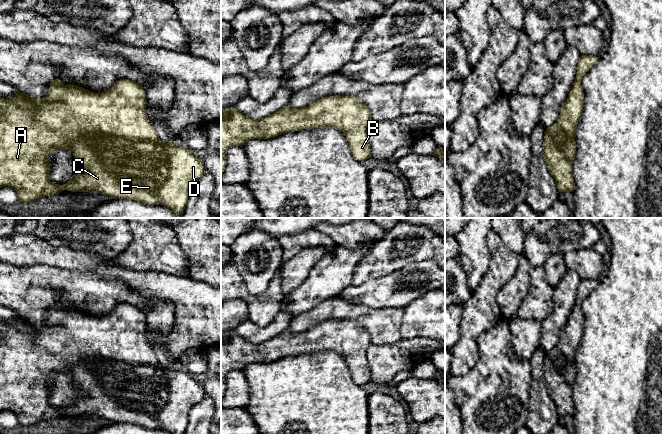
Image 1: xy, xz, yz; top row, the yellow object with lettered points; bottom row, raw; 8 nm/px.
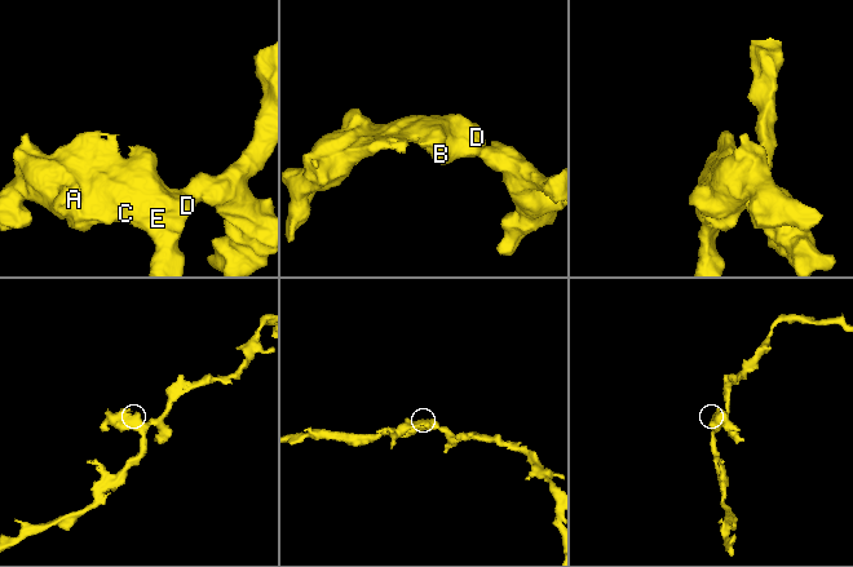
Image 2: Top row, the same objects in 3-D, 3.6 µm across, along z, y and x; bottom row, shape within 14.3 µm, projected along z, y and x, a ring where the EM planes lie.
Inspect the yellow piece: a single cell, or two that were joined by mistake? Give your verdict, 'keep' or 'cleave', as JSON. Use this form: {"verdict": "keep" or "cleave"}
{"verdict": "keep"}

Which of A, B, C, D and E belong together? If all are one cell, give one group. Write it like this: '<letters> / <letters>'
A B C D E

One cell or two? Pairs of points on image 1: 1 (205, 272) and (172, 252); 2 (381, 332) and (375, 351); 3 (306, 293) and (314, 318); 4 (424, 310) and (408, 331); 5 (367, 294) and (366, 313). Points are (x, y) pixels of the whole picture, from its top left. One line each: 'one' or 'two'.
1: two
2: two
3: two
4: one
5: two

